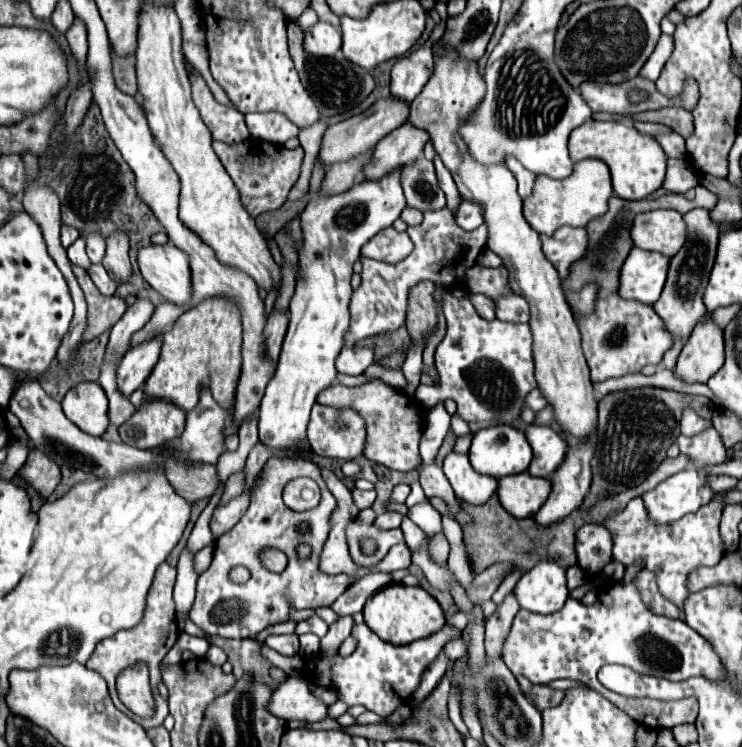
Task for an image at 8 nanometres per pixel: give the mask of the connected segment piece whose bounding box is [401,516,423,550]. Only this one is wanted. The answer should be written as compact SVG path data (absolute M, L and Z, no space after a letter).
M405 516L403 522L401 522L401 530L403 530L403 534L405 534L407 546L409 546L411 550L419 548L419 540L423 540L423 532L419 532L419 526Z

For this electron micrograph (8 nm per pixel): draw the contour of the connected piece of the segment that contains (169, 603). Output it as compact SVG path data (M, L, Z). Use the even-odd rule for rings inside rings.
M167 562L159 564L157 572L155 572L155 580L149 588L149 594L147 594L147 608L145 608L145 614L143 614L143 620L133 626L133 628L127 628L127 630L119 630L117 634L101 640L97 646L95 646L95 652L91 654L89 662L87 662L87 668L99 672L107 684L109 684L109 694L111 694L111 700L115 704L117 710L121 710L123 714L127 714L133 722L141 724L145 730L147 728L155 728L155 726L161 726L163 720L167 718L169 710L167 710L167 700L161 698L159 694L159 682L161 682L161 670L159 670L159 664L163 660L163 656L173 648L173 644L177 642L179 638L179 628L177 628L177 622L175 622L175 602L173 602L173 586L175 586L175 574L177 570L173 566L169 566ZM137 662L143 662L147 664L149 668L149 674L151 674L151 690L153 690L153 696L155 696L155 702L157 702L157 710L155 710L155 716L153 718L141 718L141 716L135 716L121 700L119 700L119 694L117 694L117 676L129 668L129 666L135 666Z

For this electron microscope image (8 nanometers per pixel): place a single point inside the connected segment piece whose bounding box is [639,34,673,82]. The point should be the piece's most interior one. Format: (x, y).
(653, 66)

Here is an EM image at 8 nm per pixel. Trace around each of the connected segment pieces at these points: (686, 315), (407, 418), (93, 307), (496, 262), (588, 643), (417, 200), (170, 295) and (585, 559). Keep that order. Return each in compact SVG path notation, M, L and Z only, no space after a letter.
M693 208L691 212L687 212L683 216L683 220L687 222L687 232L689 232L687 242L685 242L683 250L679 250L671 258L665 288L661 292L661 298L653 304L653 310L665 322L667 332L673 338L673 348L667 350L663 360L661 360L661 368L665 368L669 372L675 372L677 356L679 356L683 344L691 336L695 324L707 314L707 308L703 304L703 292L705 292L707 282L709 282L709 272L713 268L715 250L717 250L717 236L719 236L719 226L715 222L711 222L709 212L705 208Z
M373 380L357 388L347 388L343 384L329 386L323 392L319 392L317 402L335 408L353 406L365 416L367 420L365 458L399 472L409 472L419 468L419 438L423 434L423 428L419 428L419 410L413 398L387 386L381 380Z
M73 266L73 272L75 272L75 276L85 292L87 304L89 304L89 326L85 332L85 340L91 340L95 336L101 336L107 328L111 328L123 316L123 312L127 310L127 304L117 294L109 296L109 298L103 296L83 268Z
M485 248L485 250L479 254L477 264L481 264L481 266L489 266L489 268L499 268L503 262L501 262L501 258L499 258L495 252L491 252L489 248Z
M615 582L599 590L595 604L589 606L569 598L559 612L547 616L519 610L505 640L503 662L515 676L525 674L525 678L533 684L549 684L555 678L571 678L585 682L587 686L591 682L593 690L603 694L617 708L625 710L639 724L655 730L695 722L697 700L619 696L597 680L597 672L605 664L621 664L639 674L651 674L669 682L681 682L691 676L705 676L709 680L725 676L725 668L713 648L683 620L653 614L641 600L641 592L635 582Z
M419 158L401 170L401 186L405 190L407 206L425 210L435 210L445 206L445 194L437 184L435 166L431 160Z
M175 244L147 246L139 250L139 268L143 278L165 296L165 300L185 306L191 302L191 266L189 254Z
M585 524L577 536L579 566L587 576L597 576L611 562L611 534L601 524Z

